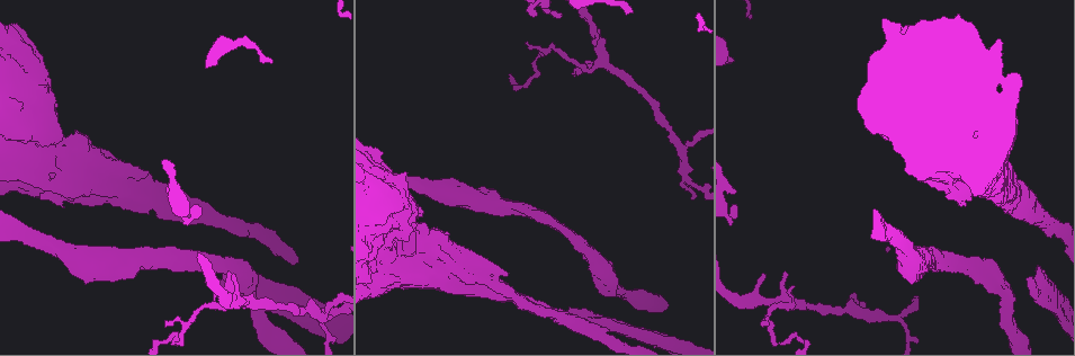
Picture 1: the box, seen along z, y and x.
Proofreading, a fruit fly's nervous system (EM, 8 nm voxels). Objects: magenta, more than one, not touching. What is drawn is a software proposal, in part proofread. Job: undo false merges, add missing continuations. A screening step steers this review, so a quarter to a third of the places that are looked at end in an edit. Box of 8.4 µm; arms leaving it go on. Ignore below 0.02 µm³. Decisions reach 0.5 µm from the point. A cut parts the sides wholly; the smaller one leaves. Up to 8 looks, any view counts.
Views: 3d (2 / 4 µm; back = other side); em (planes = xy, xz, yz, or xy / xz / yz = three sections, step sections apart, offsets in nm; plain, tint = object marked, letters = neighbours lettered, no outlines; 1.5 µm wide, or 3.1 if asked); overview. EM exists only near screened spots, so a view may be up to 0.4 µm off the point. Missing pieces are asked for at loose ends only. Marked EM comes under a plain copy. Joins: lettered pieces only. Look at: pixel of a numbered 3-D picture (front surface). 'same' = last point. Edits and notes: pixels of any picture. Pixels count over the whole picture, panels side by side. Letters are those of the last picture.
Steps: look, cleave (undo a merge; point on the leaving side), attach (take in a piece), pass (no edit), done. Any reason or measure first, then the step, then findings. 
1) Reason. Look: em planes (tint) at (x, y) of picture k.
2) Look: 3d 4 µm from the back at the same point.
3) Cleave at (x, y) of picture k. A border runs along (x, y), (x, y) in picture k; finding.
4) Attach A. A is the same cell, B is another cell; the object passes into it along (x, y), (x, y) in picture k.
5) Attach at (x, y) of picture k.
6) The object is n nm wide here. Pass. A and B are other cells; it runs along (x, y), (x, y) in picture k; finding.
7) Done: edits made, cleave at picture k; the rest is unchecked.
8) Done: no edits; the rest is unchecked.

Look: em planes (letters) at (678, 146) of picture 1.

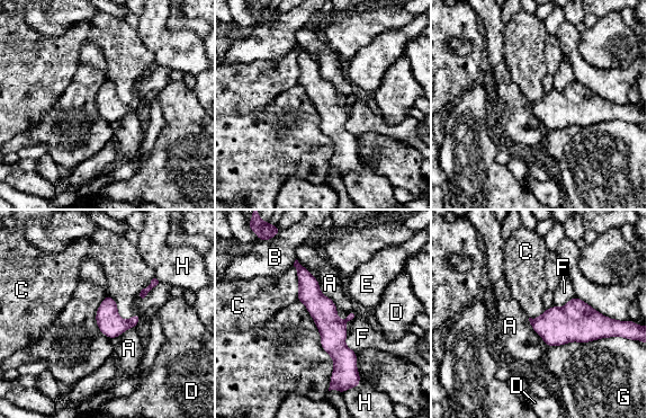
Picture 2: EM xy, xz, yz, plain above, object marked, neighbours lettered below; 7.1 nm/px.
Pass. A, B, C, D, E, F, G and H are other cells; a border runs along (107, 294), (127, 321) in picture 2; all the same cell.

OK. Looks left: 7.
Three-way junction. Look: em planes (letters) at (604, 62) of picture 1.

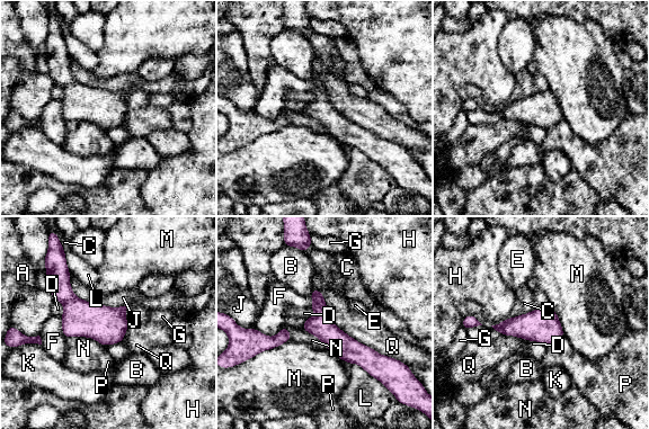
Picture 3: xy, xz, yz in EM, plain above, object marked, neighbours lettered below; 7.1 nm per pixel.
Pass. A, B, C, D, E, F, G, H, J, K, L, M, N, P and Q are other cells; all the same cell.

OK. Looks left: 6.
Sudden change in width. Look: 3d 2 µm at (971, 271) of picture 1.

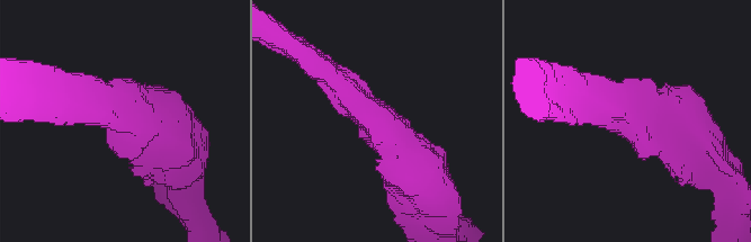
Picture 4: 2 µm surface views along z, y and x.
Now the EM. Look: em planes (letters) at (630, 119) of picture 4.

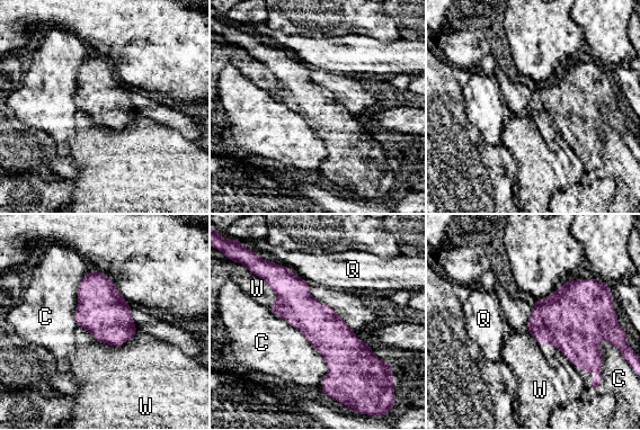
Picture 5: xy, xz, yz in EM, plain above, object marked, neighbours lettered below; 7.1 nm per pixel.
The longest contact is with C, 650 nm. Pass. C, Q and W are other cells; a border runs along (78, 324), (113, 346), (135, 334) in picture 5; all the same cell.

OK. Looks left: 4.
Done: no edits; the rest is unchecked.

